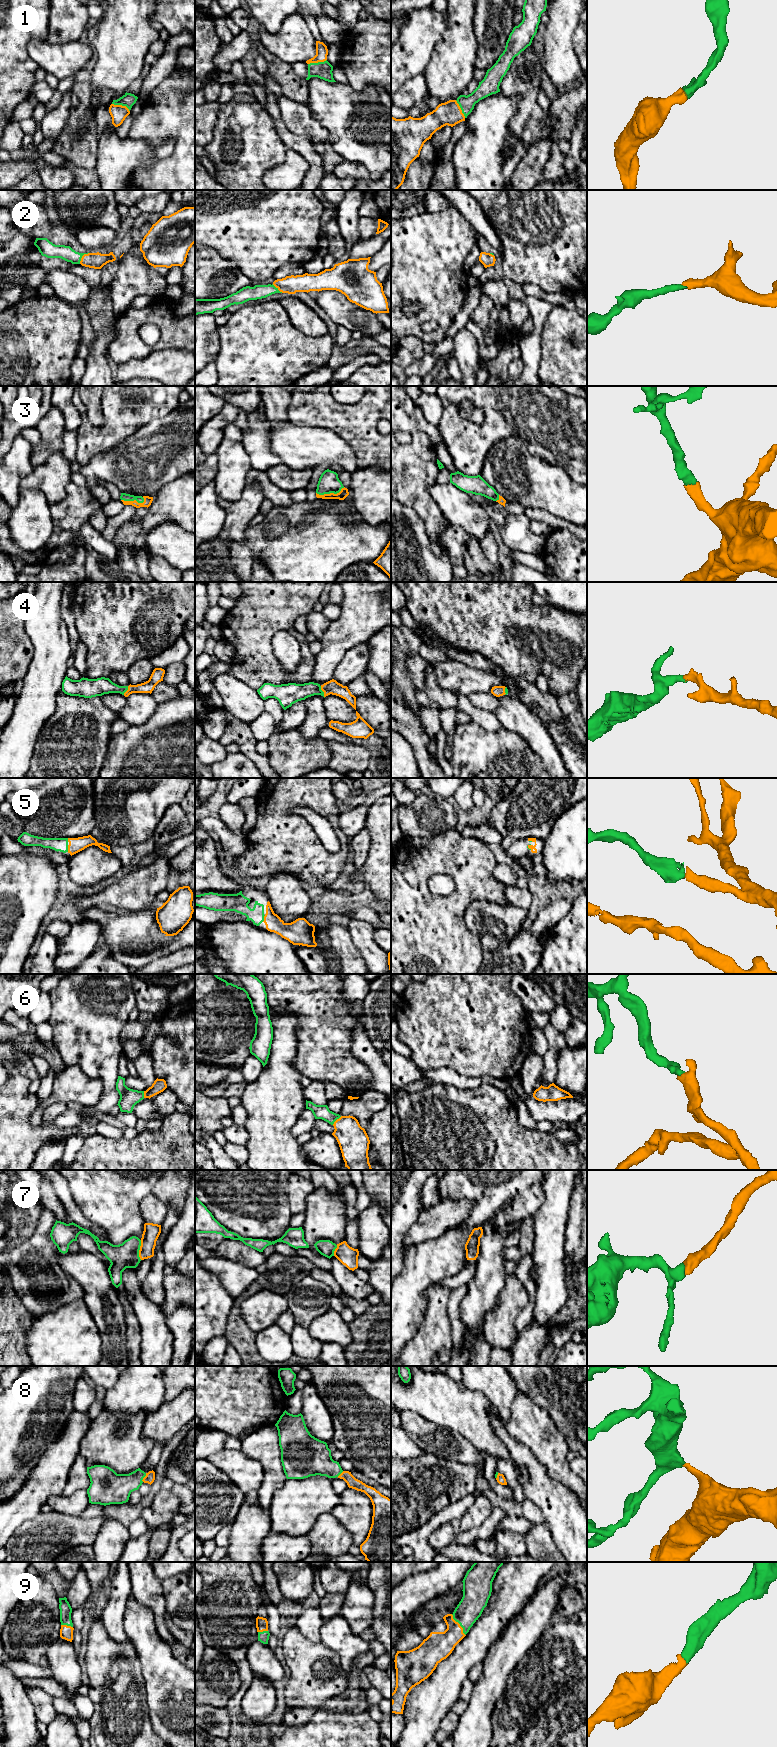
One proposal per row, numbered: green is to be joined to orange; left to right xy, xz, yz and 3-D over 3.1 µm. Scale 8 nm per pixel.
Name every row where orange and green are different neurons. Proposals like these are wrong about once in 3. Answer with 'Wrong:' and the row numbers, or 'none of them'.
Wrong: none of them

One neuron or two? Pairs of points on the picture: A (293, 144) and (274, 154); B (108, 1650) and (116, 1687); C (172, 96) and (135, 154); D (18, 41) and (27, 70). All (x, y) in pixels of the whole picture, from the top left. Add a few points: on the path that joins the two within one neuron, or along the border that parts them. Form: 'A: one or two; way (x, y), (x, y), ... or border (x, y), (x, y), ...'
A: two; border (275, 127), (278, 136), (288, 148)
B: one; way (108, 1659), (108, 1663), (114, 1669), (116, 1678)
C: two; border (126, 136), (132, 139), (147, 140), (156, 148)
D: one; way (18, 48), (18, 61), (20, 63)

